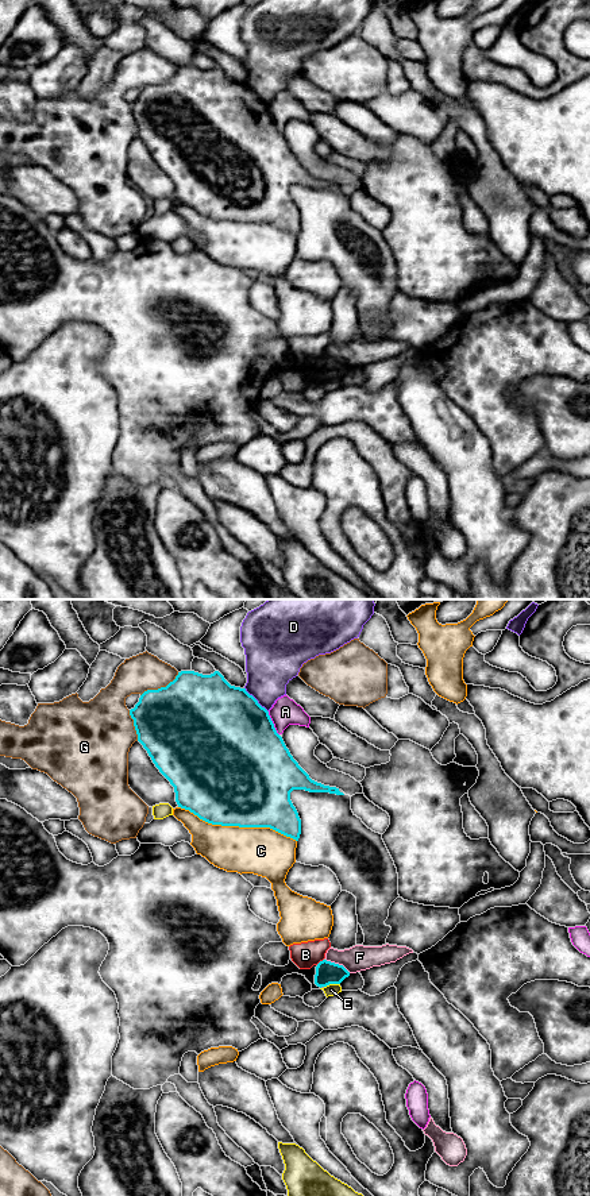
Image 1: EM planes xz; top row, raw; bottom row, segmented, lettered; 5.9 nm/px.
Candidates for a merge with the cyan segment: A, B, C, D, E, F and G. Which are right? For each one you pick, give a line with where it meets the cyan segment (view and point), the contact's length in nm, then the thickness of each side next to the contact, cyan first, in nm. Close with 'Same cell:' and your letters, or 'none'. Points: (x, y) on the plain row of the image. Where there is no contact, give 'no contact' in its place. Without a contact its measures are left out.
Same cell: none

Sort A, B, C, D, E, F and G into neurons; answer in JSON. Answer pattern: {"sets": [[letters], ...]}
{"sets": [["A"], ["B"], ["C"], ["D"], ["E"], ["F"], ["G"]]}

